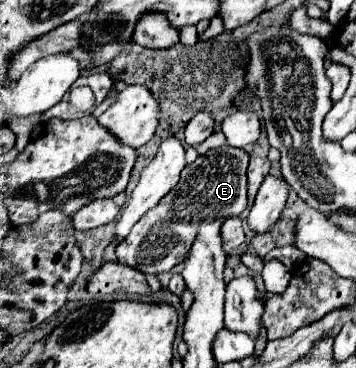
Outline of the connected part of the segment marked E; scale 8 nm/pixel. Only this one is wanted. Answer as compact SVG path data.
M229 144L201 154L193 164L183 168L179 184L165 198L161 198L155 208L145 212L145 216L141 216L141 220L131 228L129 236L115 250L117 260L143 274L171 272L177 264L185 262L189 248L193 246L193 240L197 238L197 228L203 222L239 216L247 208L247 166L249 166L249 152L245 152L243 148L233 148Z

